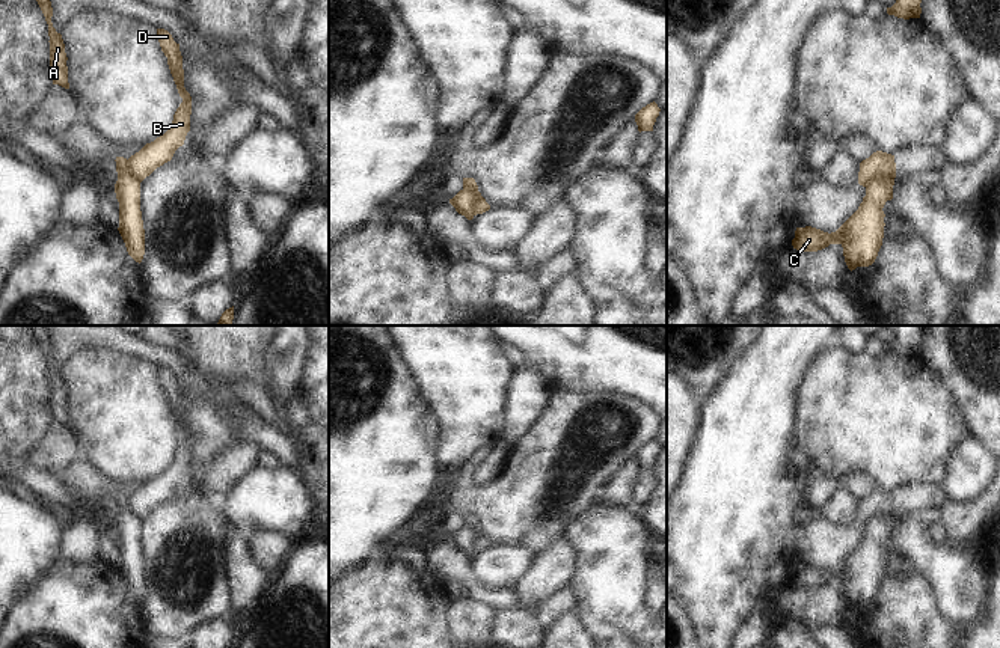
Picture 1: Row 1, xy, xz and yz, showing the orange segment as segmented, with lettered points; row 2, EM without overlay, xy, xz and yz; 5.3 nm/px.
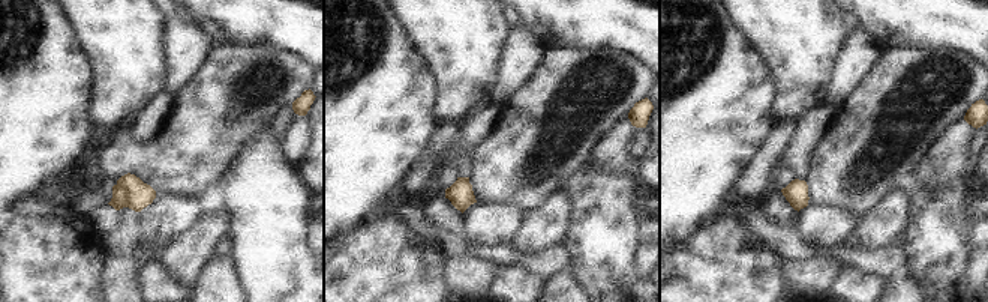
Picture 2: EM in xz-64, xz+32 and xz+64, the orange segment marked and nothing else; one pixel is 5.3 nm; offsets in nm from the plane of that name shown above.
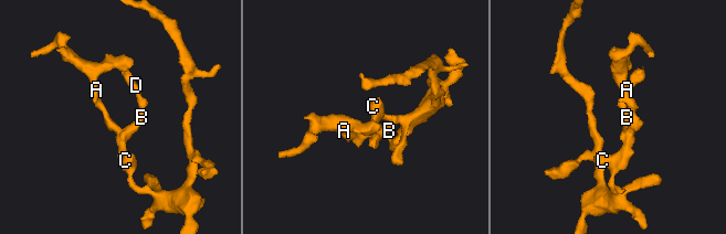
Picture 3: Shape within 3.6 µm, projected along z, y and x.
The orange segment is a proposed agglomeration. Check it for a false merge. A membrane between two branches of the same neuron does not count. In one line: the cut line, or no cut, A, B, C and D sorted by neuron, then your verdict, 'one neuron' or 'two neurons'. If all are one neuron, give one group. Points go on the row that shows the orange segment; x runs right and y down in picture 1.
xz (463, 186), (475, 196), (475, 214) | A C / B D | two neurons

